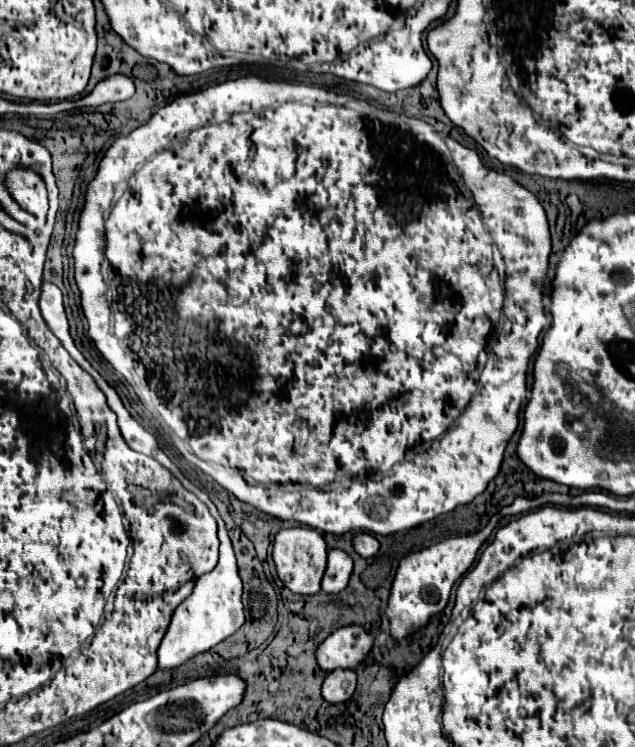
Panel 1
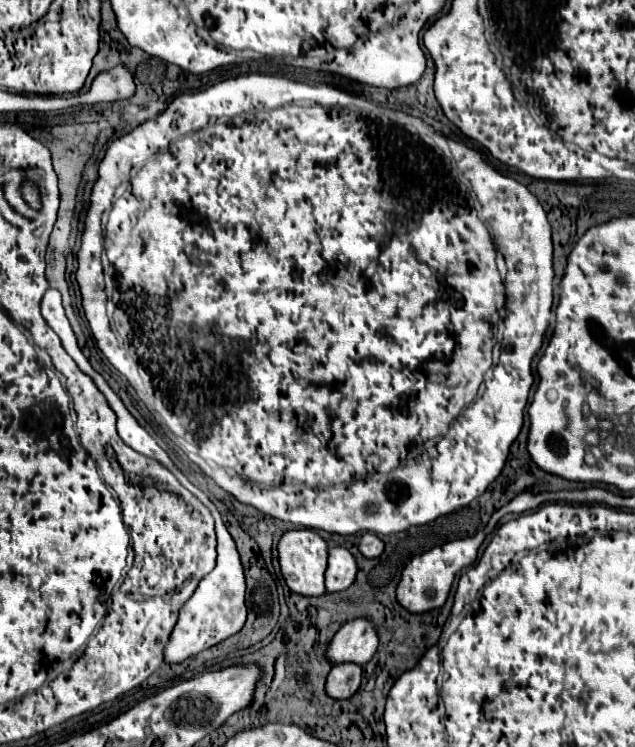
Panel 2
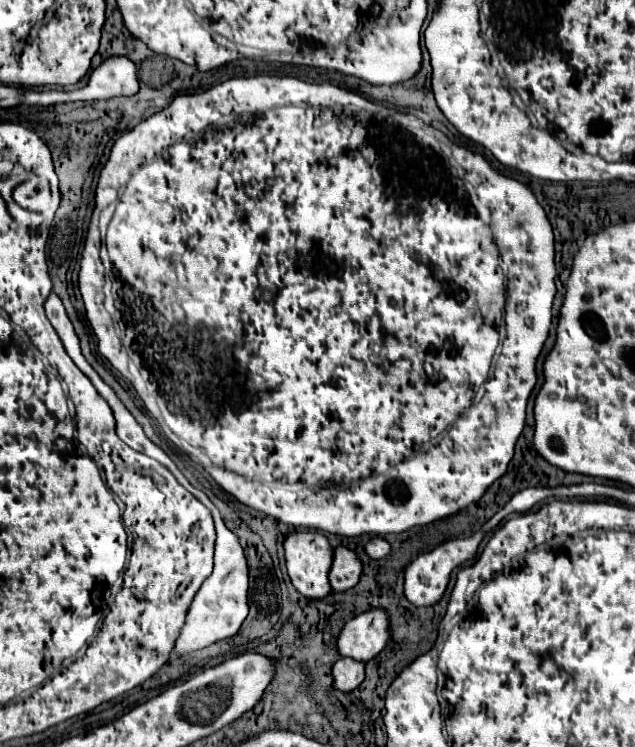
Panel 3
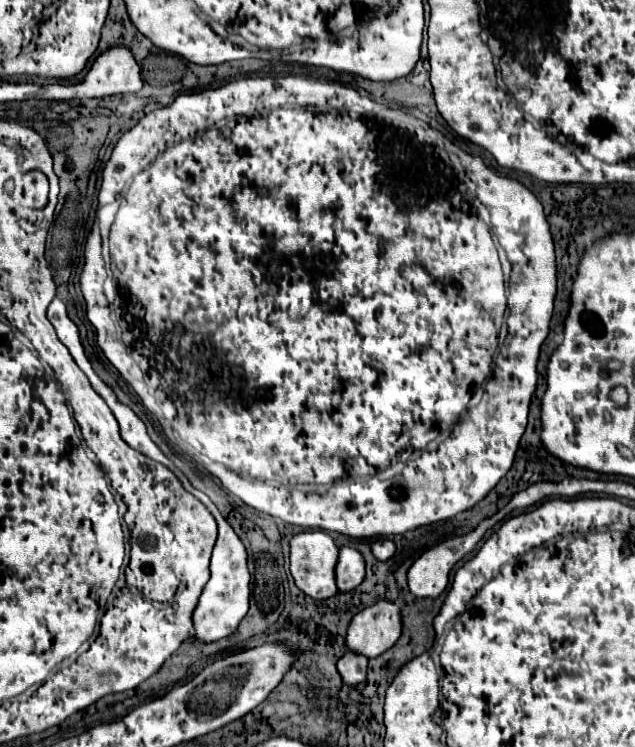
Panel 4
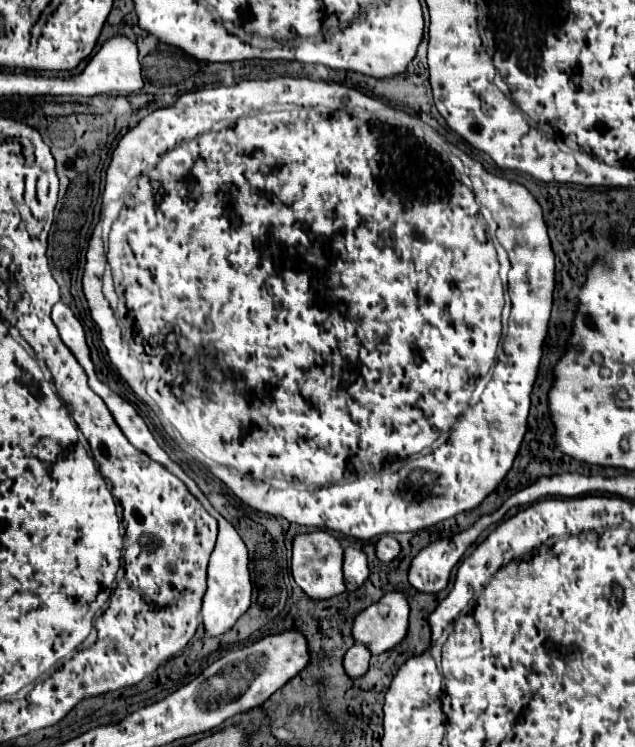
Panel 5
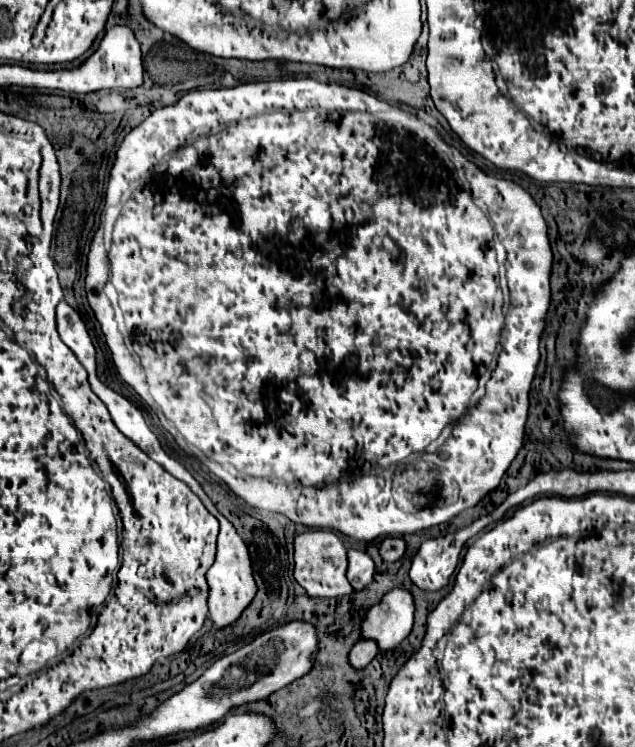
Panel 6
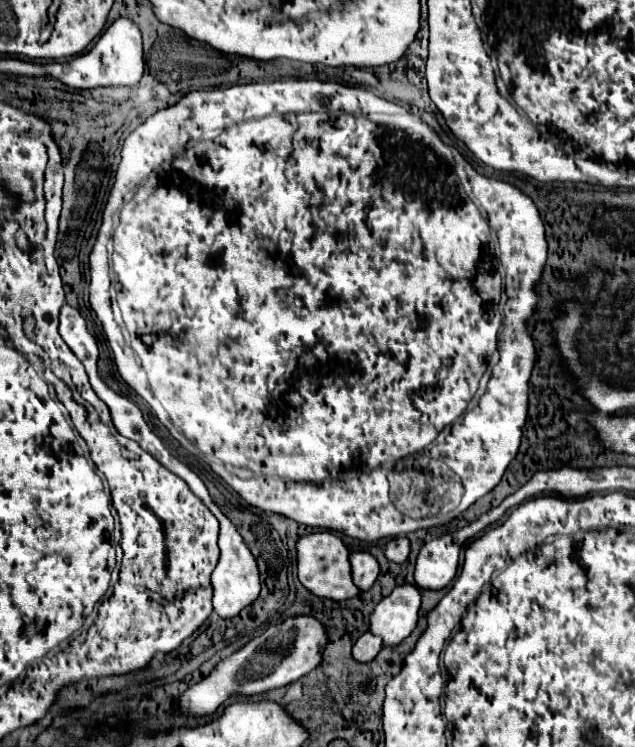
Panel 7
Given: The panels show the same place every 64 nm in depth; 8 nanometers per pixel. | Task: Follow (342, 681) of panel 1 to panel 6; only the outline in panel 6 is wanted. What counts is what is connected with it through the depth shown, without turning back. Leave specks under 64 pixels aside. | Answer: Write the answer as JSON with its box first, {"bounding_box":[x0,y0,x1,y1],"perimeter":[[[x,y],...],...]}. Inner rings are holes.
{"bounding_box":[350,638,380,668],"perimeter":[[[360,638],[360,640],[354,644],[354,648],[350,650],[350,662],[352,662],[352,666],[356,666],[356,668],[364,668],[364,666],[368,666],[368,664],[374,660],[374,656],[376,656],[378,652],[380,652],[380,650],[378,650],[378,646],[376,646],[374,640]]]}

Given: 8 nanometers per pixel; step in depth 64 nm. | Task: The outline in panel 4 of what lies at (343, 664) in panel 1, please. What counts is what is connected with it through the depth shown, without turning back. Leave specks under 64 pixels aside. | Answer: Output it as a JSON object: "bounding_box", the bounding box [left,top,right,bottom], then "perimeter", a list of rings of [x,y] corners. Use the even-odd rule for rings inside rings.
{"bounding_box":[346,600,402,658],"perimeter":[[[378,600],[374,606],[360,610],[346,634],[346,646],[352,652],[376,658],[392,648],[402,634],[402,612],[392,600]]]}

